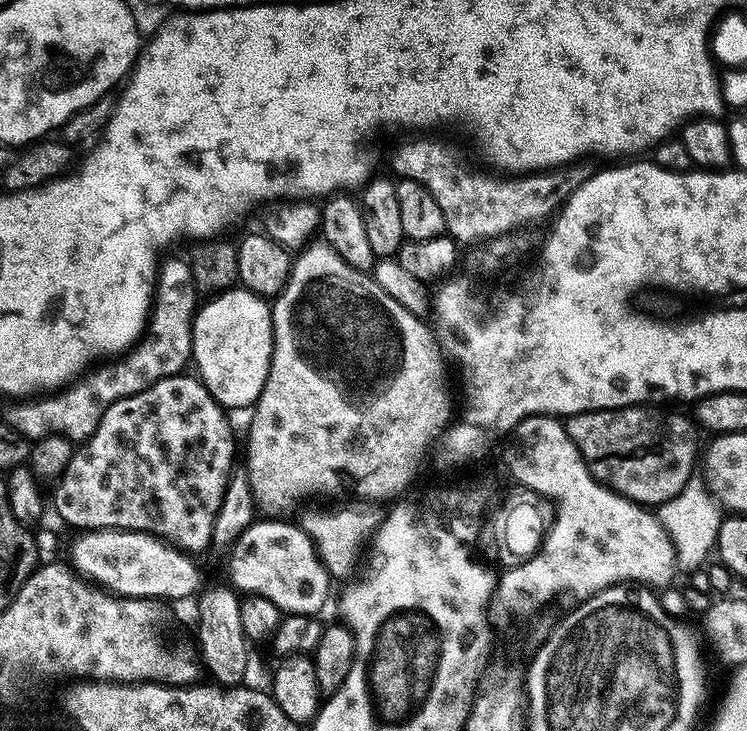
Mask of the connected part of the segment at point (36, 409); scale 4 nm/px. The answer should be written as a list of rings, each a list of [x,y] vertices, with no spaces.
[[[165,259],[158,269],[154,303],[148,327],[134,347],[115,361],[104,362],[55,394],[44,394],[27,402],[16,402],[8,412],[9,428],[29,442],[47,436],[64,436],[73,442],[91,440],[102,414],[122,398],[142,394],[150,386],[171,376],[181,375],[192,360],[192,321],[198,311],[198,293],[187,259]]]

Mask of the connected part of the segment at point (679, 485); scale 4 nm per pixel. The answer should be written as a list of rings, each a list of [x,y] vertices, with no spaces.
[[[633,406],[631,408],[603,408],[602,410],[594,410],[593,412],[579,412],[573,416],[567,417],[566,427],[570,438],[574,442],[574,446],[578,446],[578,450],[582,454],[582,458],[586,462],[586,466],[590,470],[590,474],[595,480],[601,484],[607,484],[614,492],[619,492],[621,496],[625,496],[627,500],[632,500],[636,504],[645,506],[659,506],[667,502],[668,499],[674,498],[676,494],[687,484],[687,480],[694,476],[698,468],[698,452],[696,456],[696,432],[698,428],[691,419],[688,420],[680,412],[663,412],[660,406]]]

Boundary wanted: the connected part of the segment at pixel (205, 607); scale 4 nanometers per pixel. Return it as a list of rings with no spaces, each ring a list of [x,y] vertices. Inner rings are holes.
[[[208,585],[199,593],[196,602],[198,612],[198,642],[200,658],[205,669],[218,684],[235,687],[243,683],[248,668],[248,639],[241,624],[240,598],[231,585]]]

